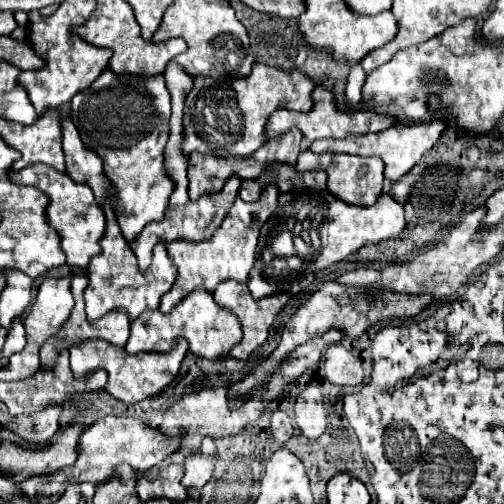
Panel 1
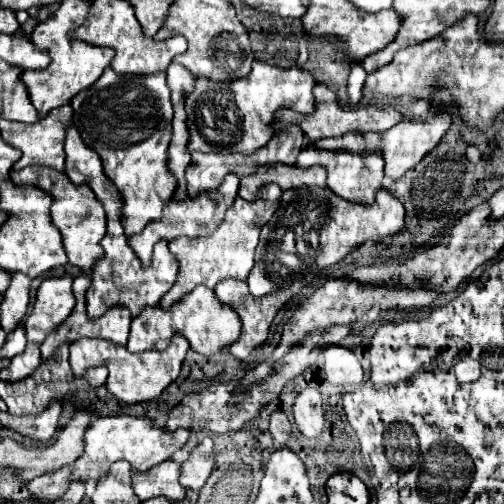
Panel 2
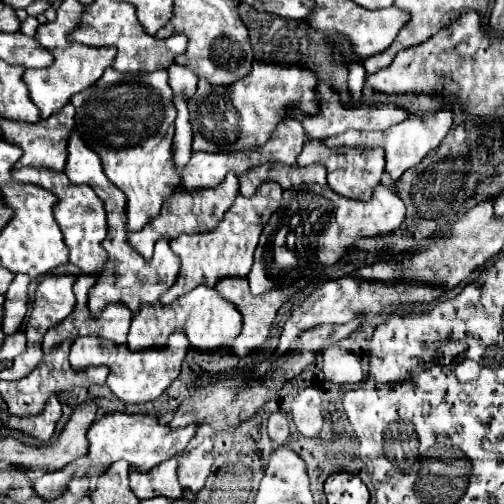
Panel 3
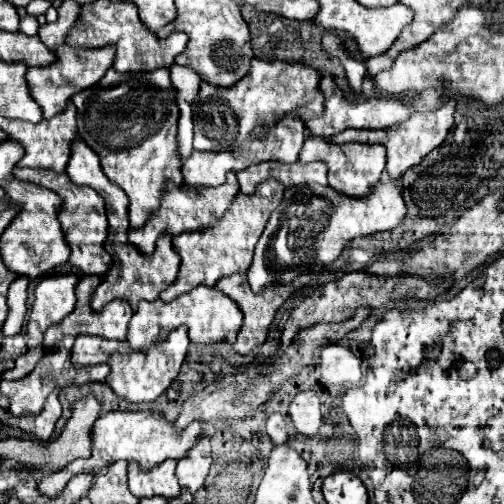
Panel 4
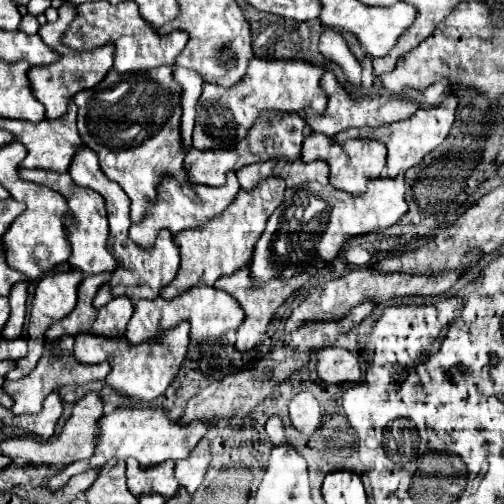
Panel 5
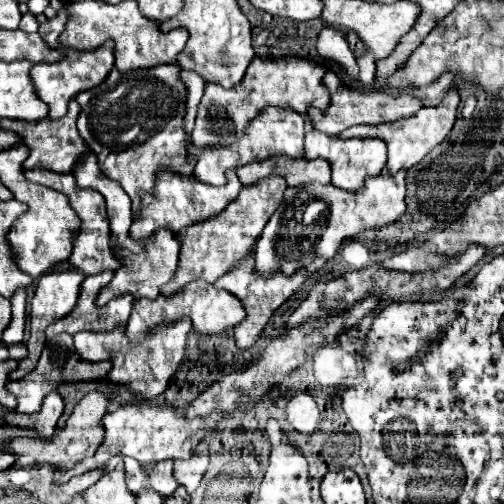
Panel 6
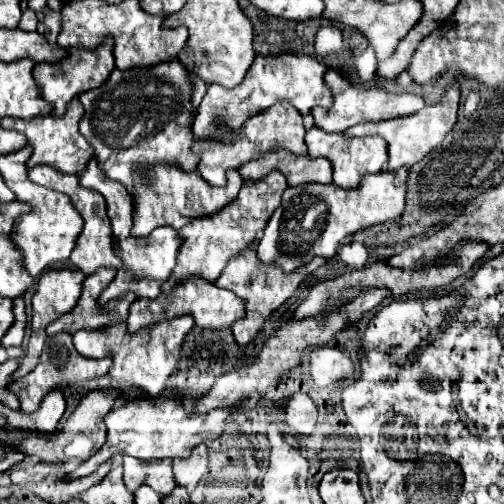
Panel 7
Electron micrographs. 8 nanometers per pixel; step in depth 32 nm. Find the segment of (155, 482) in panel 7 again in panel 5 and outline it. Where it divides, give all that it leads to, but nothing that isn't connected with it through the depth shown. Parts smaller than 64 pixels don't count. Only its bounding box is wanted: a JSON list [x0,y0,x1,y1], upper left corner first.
[126,460,178,498]

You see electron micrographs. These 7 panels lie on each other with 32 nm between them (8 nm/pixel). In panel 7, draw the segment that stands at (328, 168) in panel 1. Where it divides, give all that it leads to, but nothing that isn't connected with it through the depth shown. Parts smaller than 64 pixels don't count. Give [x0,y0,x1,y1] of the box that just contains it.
[306,126,388,188]

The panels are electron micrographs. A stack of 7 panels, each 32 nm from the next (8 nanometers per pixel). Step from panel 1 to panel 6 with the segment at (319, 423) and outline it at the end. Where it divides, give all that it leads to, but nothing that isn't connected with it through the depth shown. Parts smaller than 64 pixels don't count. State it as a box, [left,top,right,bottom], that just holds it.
[286,392,320,434]

